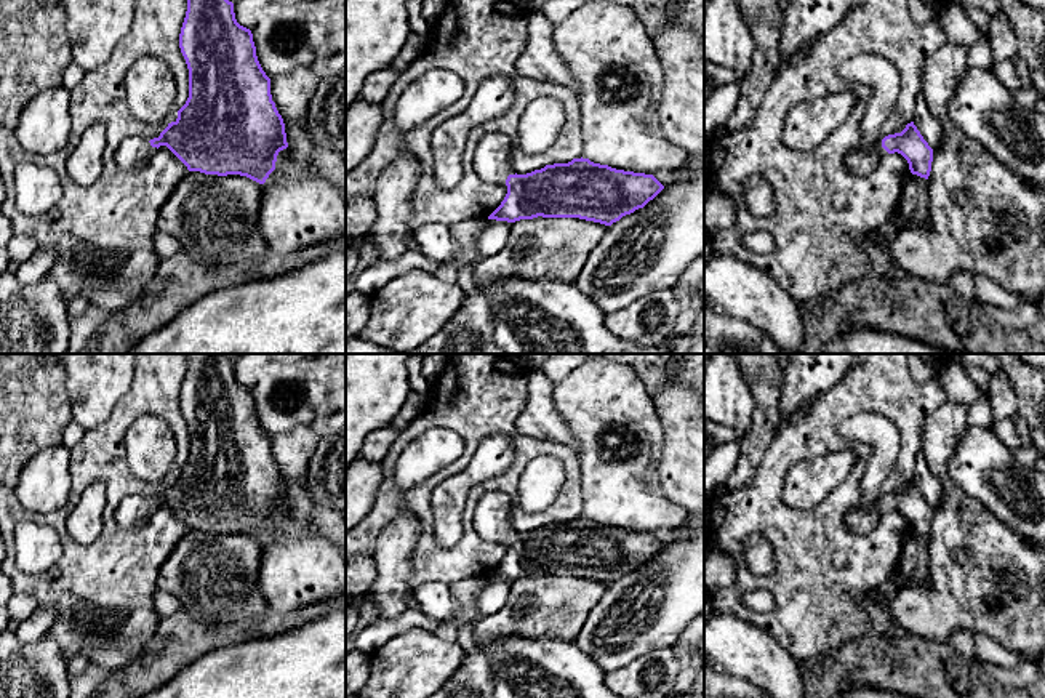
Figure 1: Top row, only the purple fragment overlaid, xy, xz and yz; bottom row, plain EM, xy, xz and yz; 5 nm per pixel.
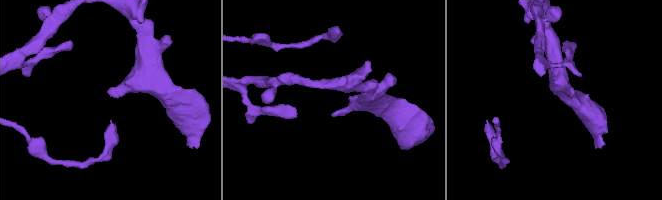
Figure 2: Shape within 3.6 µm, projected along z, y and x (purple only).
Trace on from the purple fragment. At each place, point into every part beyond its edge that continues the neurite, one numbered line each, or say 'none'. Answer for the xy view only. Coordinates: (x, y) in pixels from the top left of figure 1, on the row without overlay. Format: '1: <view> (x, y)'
1: xy (133, 511)

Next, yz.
1: yz (860, 521)

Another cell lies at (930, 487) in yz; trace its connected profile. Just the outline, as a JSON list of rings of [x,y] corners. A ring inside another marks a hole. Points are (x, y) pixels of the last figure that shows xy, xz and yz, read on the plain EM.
[[[922,459],[915,466],[914,483],[931,507],[943,503],[943,485]]]

